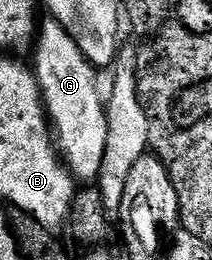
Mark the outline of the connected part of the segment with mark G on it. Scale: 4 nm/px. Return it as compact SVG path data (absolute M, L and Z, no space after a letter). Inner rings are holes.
M46 19L42 25L40 22L32 49L31 73L41 95L48 124L55 134L60 160L78 182L96 182L101 176L109 138L107 105L103 97L101 101L101 93L97 90L98 70L93 68L83 51L79 51L75 39L71 39L62 25L52 19Z

